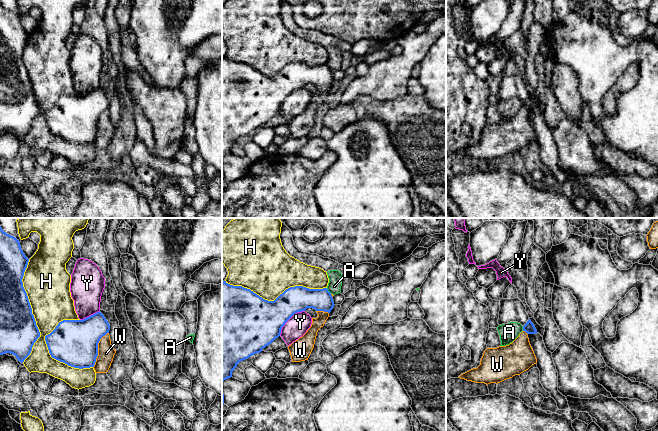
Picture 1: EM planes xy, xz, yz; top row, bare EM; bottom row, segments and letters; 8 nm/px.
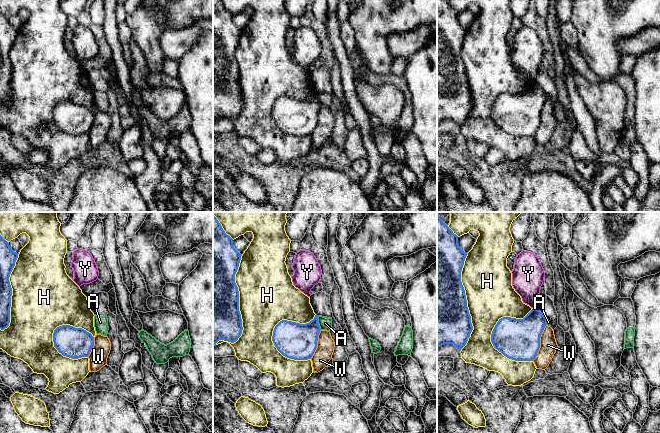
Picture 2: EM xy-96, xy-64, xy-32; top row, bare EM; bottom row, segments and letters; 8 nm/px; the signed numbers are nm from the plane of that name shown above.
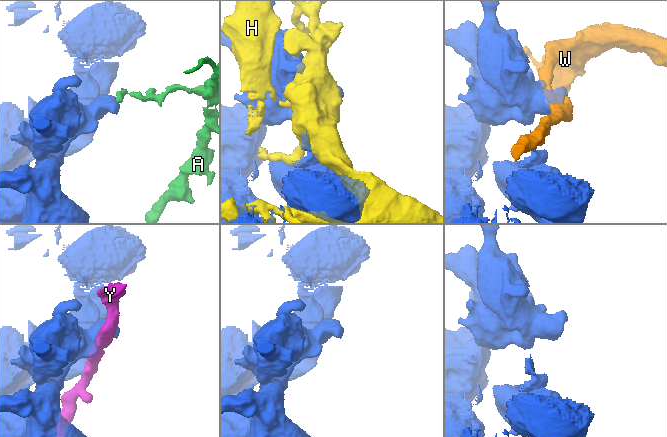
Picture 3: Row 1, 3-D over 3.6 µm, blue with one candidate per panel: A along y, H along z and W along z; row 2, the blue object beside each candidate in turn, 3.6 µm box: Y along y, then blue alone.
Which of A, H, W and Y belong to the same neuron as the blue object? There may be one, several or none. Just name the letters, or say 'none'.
none

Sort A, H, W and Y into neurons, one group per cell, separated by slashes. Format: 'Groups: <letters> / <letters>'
Groups: A / H / W / Y

